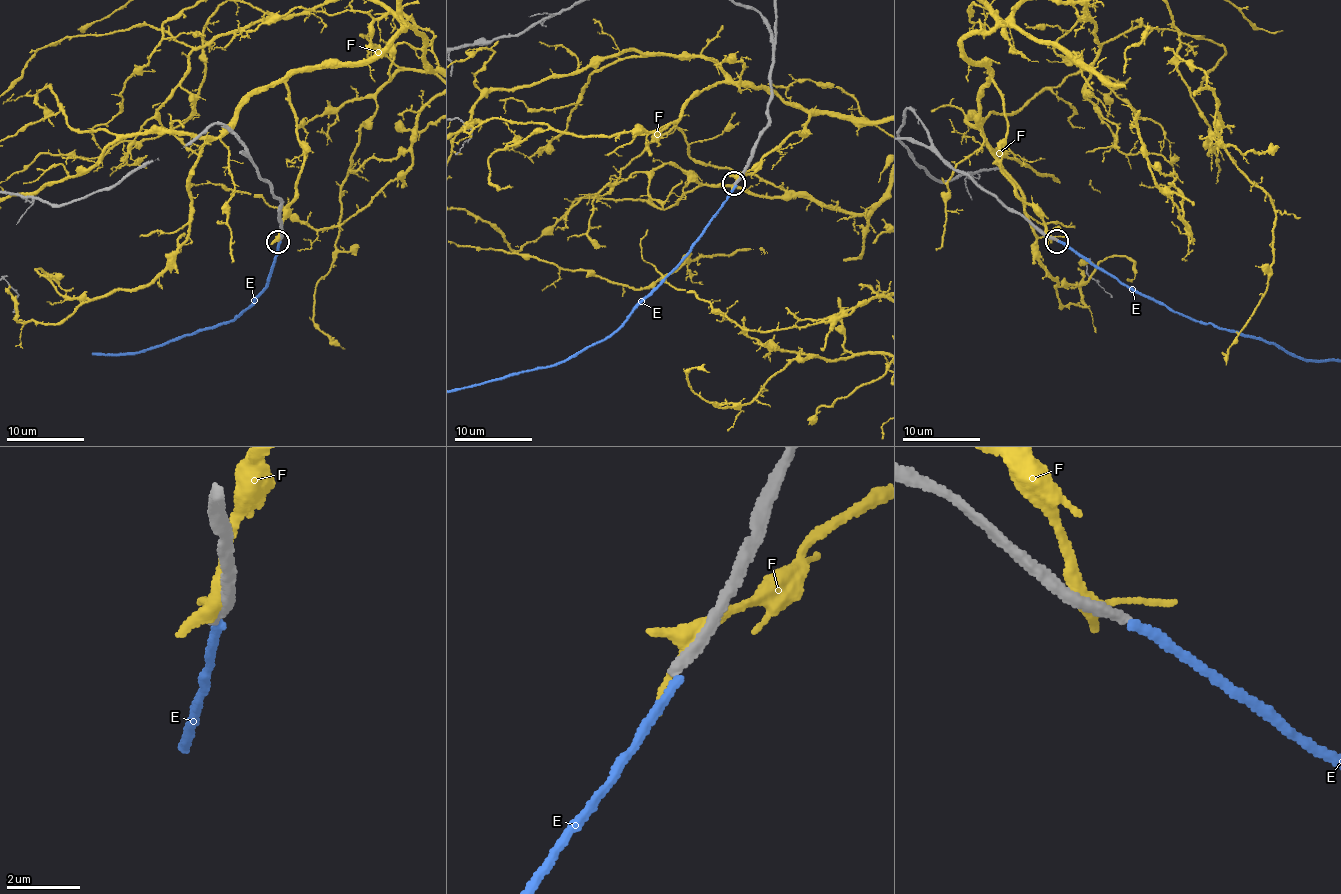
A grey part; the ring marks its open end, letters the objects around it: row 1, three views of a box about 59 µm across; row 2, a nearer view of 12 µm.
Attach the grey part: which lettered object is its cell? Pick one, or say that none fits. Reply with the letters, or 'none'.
none

